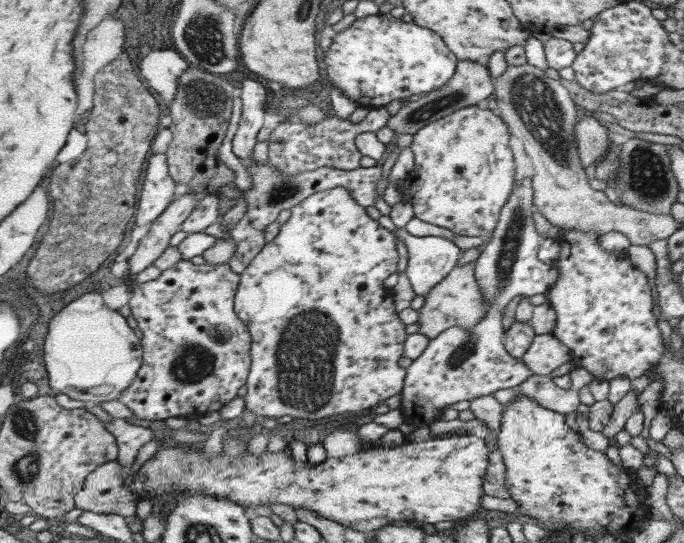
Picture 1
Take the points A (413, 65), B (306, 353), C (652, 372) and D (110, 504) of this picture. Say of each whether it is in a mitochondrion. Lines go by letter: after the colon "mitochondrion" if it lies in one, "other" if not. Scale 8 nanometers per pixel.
A: other
B: mitochondrion
C: other
D: other

